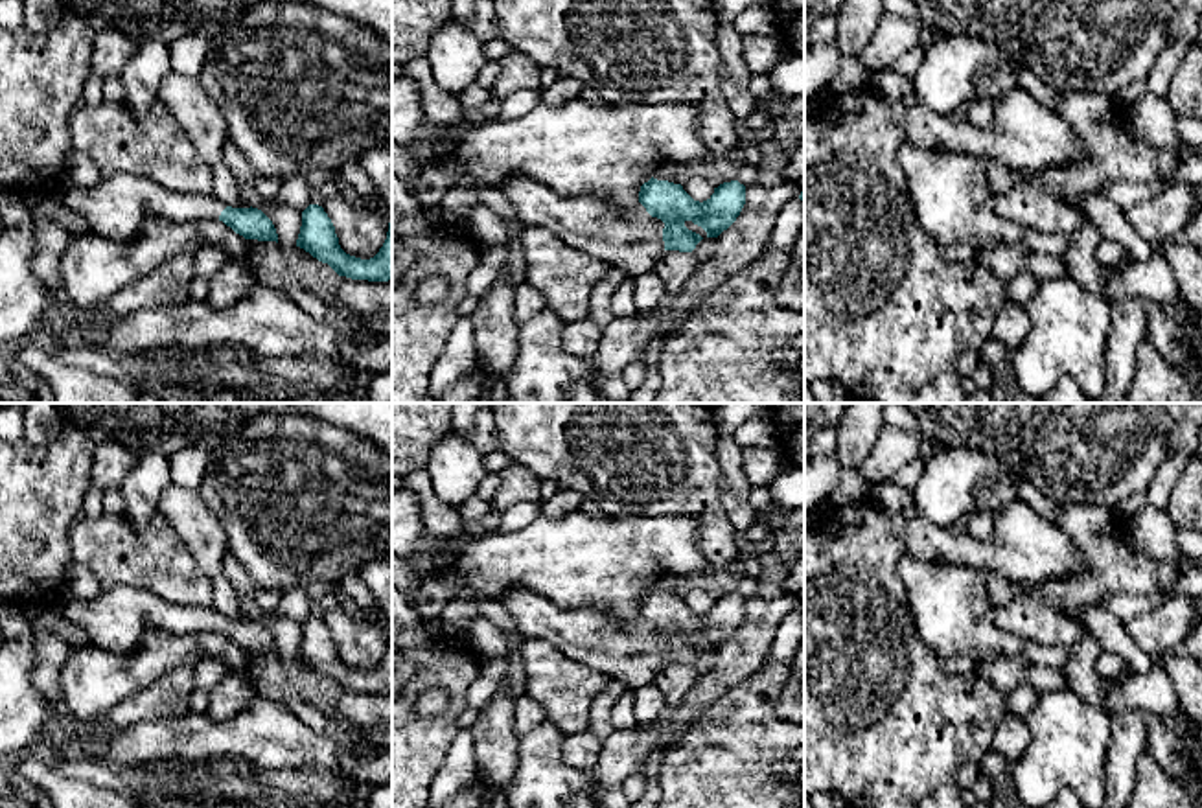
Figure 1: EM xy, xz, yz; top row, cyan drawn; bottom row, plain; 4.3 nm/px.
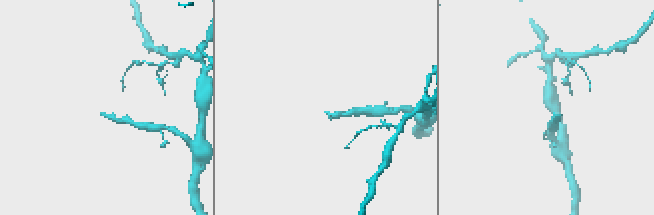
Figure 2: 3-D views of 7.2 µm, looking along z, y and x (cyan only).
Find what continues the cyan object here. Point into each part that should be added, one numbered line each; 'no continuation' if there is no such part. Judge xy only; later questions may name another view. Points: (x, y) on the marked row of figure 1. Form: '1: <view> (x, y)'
1: xy (116, 207)

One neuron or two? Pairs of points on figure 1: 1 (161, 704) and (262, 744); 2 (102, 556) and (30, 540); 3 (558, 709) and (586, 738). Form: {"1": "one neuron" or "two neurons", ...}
{"1": "two neurons", "2": "two neurons", "3": "two neurons"}

